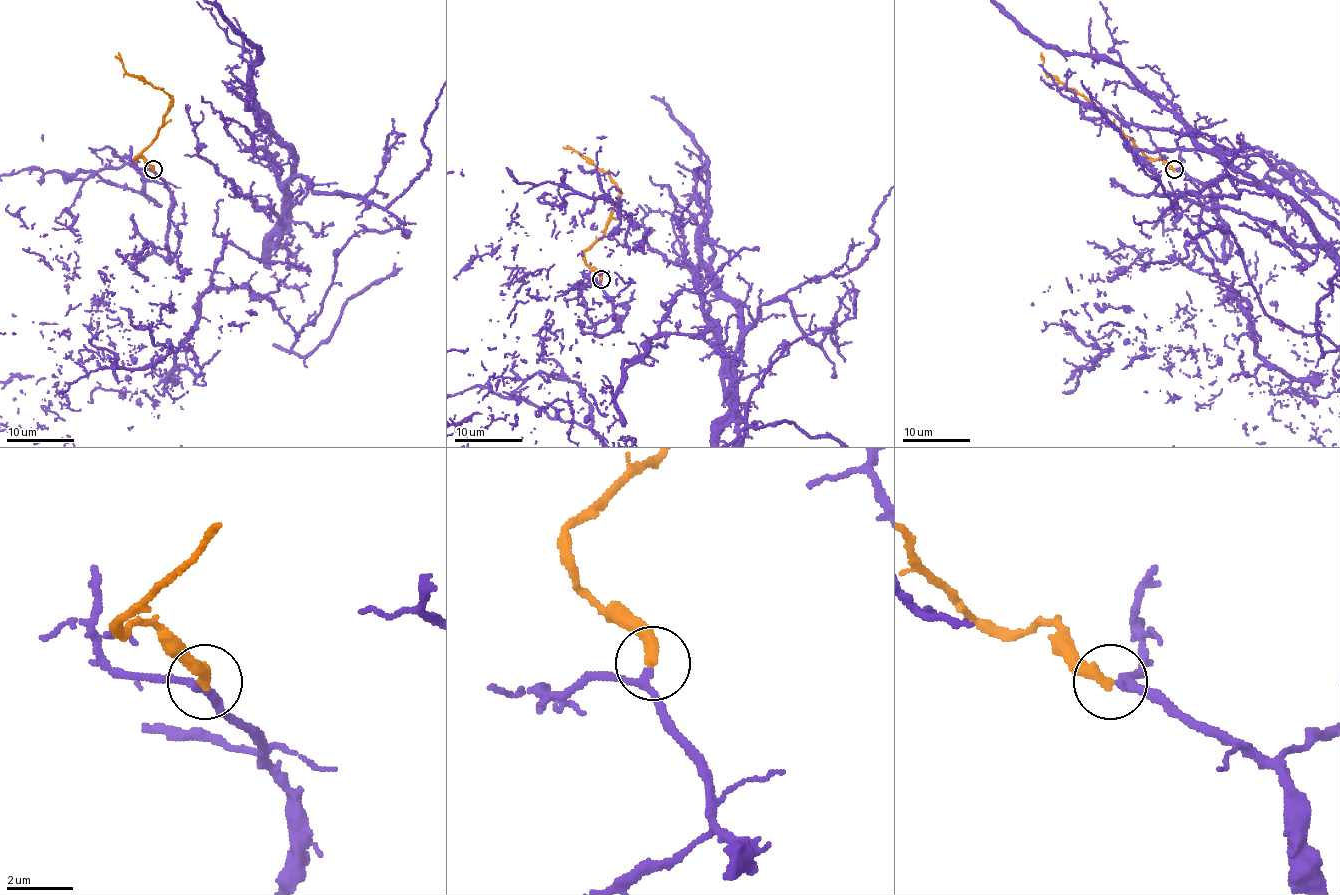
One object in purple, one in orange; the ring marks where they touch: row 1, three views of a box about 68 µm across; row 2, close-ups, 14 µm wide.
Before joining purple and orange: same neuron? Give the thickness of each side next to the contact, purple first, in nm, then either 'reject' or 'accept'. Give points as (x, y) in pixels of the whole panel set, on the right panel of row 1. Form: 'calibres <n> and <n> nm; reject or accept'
calibres 200 and 360 nm; accept

